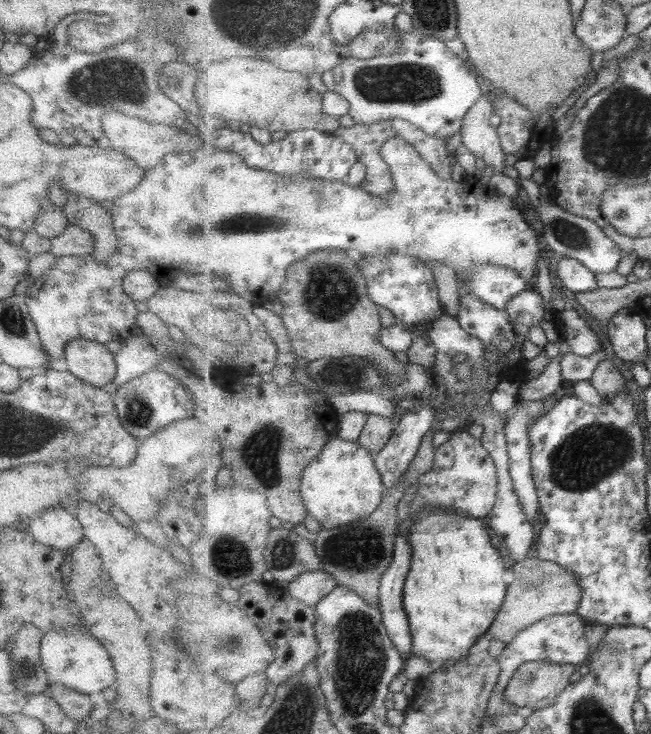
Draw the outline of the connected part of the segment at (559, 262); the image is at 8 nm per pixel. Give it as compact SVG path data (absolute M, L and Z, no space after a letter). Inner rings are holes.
M555 257L554 268L558 271L558 278L569 290L587 292L599 289L597 274L591 272L579 259L571 257Z

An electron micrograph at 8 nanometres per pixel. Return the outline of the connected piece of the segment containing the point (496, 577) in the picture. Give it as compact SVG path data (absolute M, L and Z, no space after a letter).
M447 508L423 510L415 524L411 526L410 542L413 542L415 560L404 588L404 608L411 624L413 652L430 664L463 661L469 656L471 648L485 635L499 617L501 606L507 598L508 585L503 576L509 566L505 566L505 552L491 544L492 532L481 518L463 516Z

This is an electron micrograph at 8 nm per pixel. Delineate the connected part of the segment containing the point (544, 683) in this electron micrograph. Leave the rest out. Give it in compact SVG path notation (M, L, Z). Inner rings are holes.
M539 660L525 662L519 668L505 690L505 701L535 711L555 704L557 697L570 686L578 666Z

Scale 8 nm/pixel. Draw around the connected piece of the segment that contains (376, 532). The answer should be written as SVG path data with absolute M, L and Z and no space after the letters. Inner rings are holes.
M431 429L423 439L417 457L409 465L407 473L401 477L403 481L399 481L395 487L387 489L379 509L368 517L361 517L351 524L341 525L334 530L321 529L313 538L317 555L322 561L322 570L331 574L340 586L349 586L375 609L381 610L382 577L394 562L397 526L399 526L399 520L397 520L399 502L405 497L407 488L414 486L423 474L429 473L433 469L435 455L436 448L433 445L433 429Z

